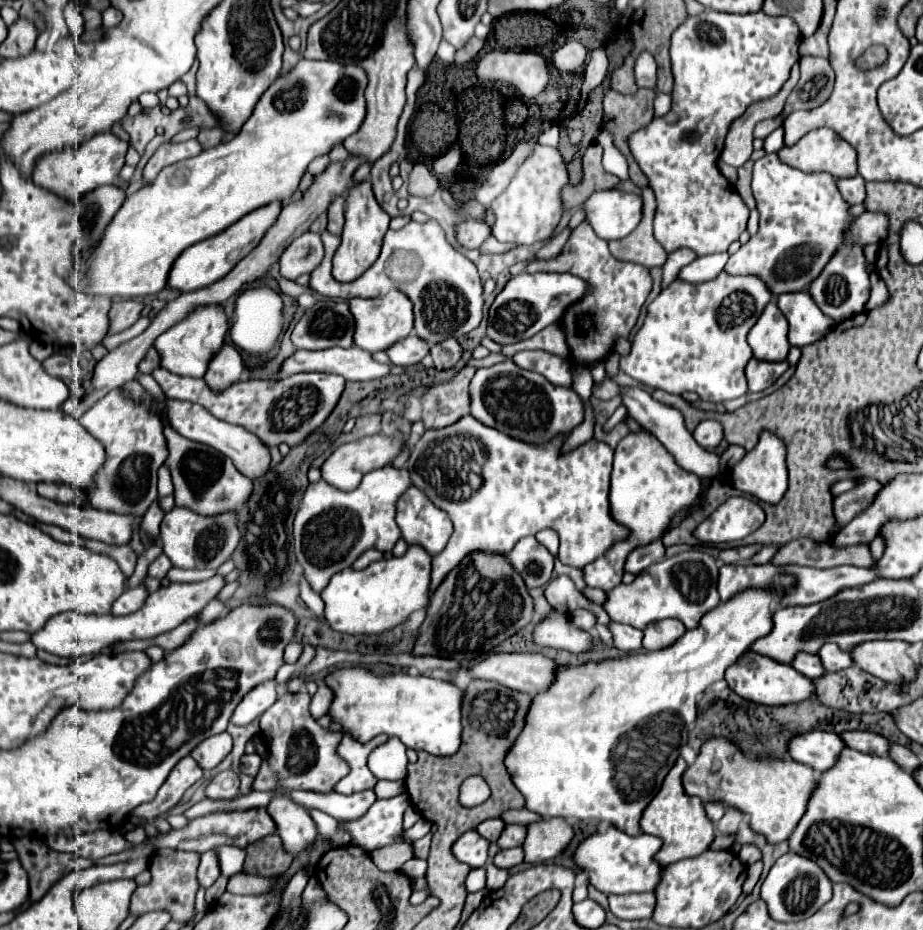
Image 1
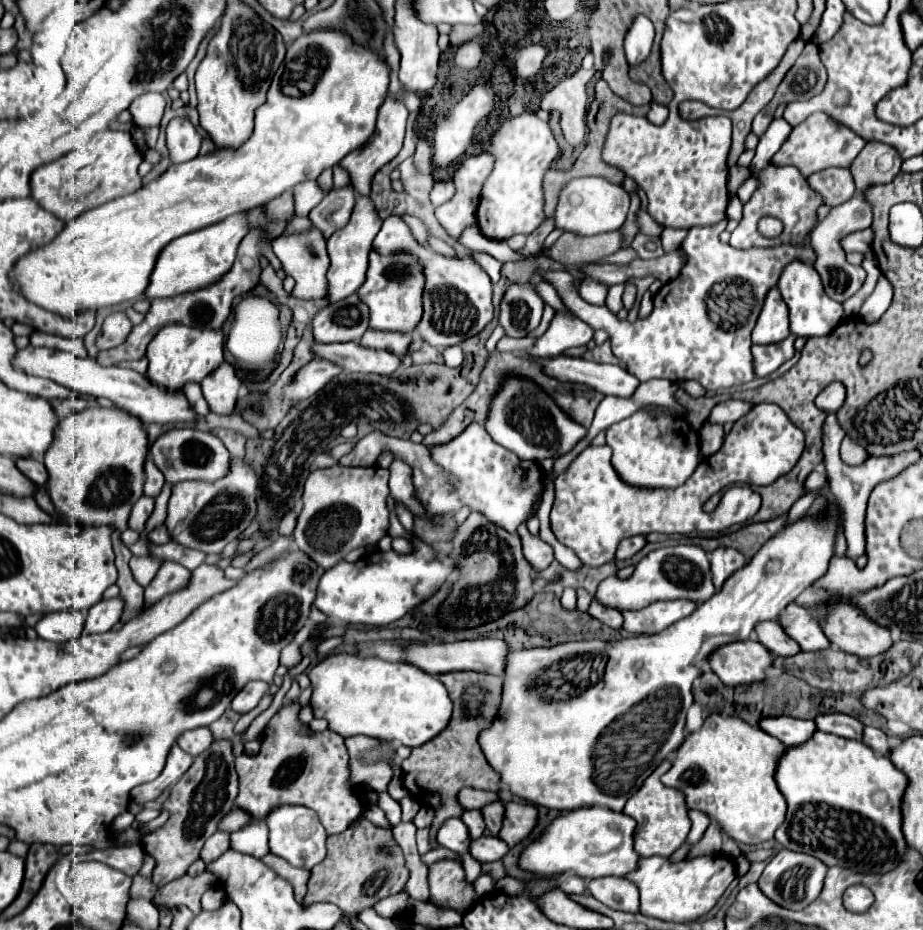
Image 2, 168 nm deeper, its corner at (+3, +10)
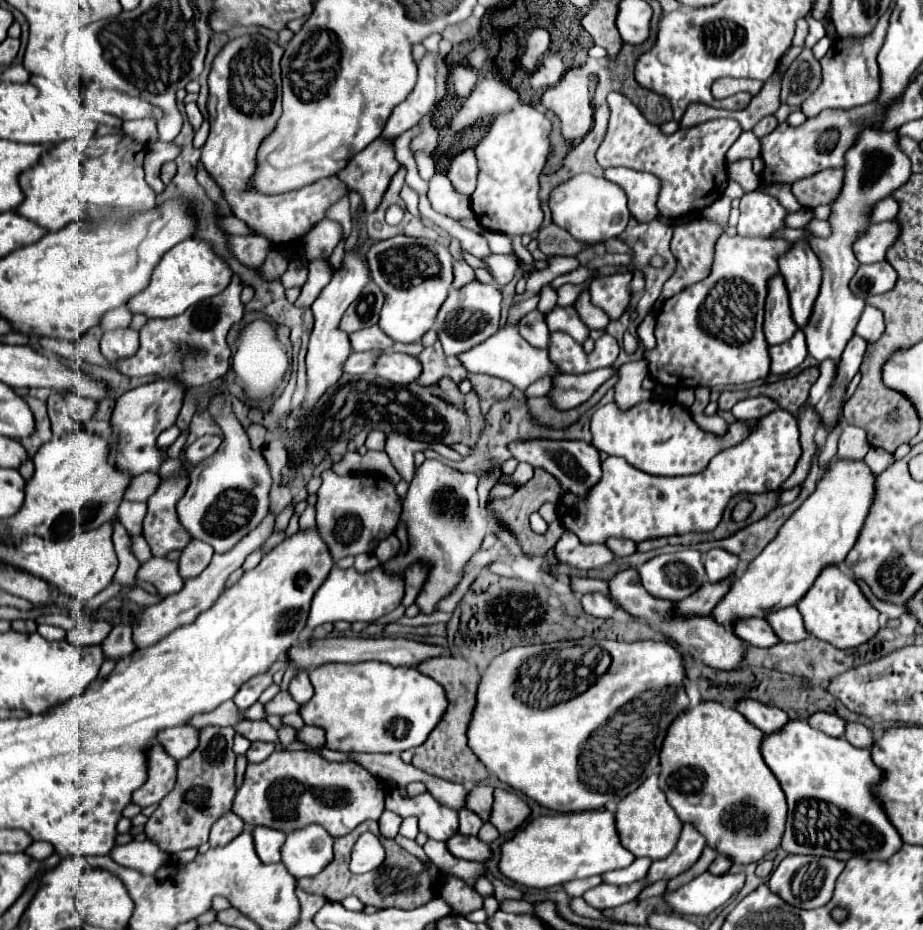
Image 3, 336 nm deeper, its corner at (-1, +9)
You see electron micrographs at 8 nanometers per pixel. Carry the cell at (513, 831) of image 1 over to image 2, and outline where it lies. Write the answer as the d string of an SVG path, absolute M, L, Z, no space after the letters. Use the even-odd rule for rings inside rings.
M490 802L482 808L482 816L486 822L486 828L490 830L490 834L498 836L500 826L502 826L502 816L504 816L504 804L502 802Z

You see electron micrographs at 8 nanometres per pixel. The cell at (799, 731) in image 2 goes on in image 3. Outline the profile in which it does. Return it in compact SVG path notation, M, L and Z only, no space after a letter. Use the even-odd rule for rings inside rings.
M746 699L746 703L738 703L736 707L752 725L762 729L766 735L778 733L784 729L784 725L790 721L788 715L782 709L766 707L762 703L752 703L752 699Z

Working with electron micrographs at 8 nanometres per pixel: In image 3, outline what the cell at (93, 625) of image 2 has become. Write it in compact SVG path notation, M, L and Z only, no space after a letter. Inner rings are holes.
M78 621L76 627L68 631L66 639L70 643L76 643L76 647L96 645L108 637L110 629L112 629L112 625L106 621Z

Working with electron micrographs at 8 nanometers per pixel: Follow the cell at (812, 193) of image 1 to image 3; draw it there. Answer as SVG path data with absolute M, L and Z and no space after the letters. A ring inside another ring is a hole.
M746 193L740 199L740 237L772 237L776 231L786 229L786 209L780 201L766 193Z

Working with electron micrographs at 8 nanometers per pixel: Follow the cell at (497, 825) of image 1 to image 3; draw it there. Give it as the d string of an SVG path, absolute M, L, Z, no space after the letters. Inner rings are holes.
M462 809L462 811L458 811L458 815L460 815L460 833L478 835L478 831L482 827L482 819L478 819L478 815L470 809Z

